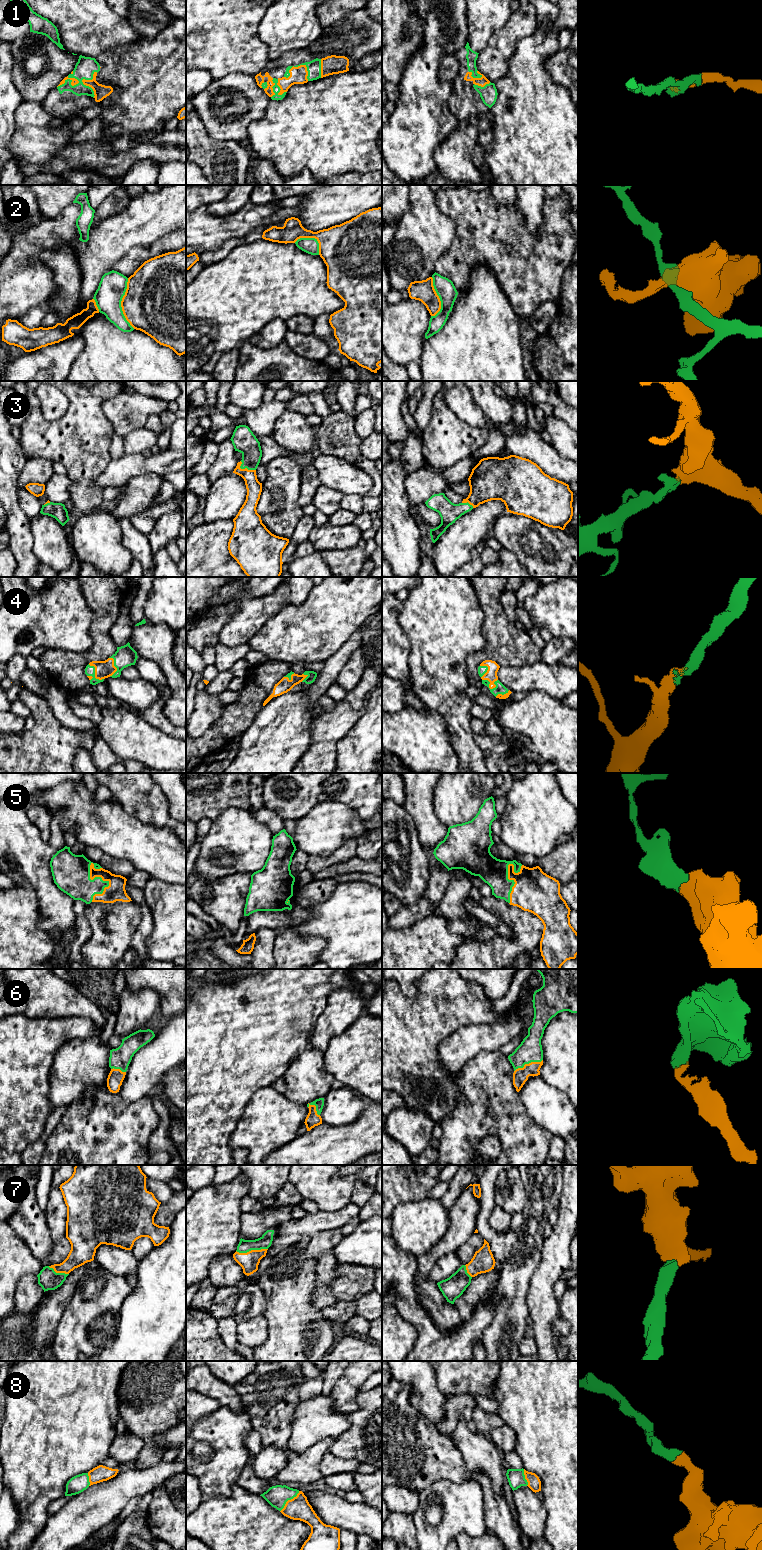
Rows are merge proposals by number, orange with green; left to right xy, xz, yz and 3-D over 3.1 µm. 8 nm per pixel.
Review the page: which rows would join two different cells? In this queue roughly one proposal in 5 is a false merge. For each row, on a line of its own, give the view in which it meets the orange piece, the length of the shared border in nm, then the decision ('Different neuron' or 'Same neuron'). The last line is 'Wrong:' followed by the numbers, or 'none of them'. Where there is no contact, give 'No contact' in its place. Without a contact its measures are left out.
1: Touches orange in xz. Shared border 170 nm. Same neuron
2: Touches orange in xy. Shared border 420 nm. Different neuron
3: Touches orange in xz. Shared border 150 nm. Same neuron
4: Touches orange in xy. Shared border 180 nm. Same neuron
5: Touches orange in xy. Shared border 320 nm. Same neuron
6: Touches orange in yz. Shared border 260 nm. Same neuron
7: Touches orange in xz. Shared border 260 nm. Same neuron
8: Touches orange in xz. Shared border 220 nm. Same neuron
Wrong: 2

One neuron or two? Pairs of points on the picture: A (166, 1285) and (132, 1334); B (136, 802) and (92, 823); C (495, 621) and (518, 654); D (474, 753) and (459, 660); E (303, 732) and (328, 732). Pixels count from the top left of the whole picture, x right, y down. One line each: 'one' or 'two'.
A: one
B: two
C: one
D: one
E: two

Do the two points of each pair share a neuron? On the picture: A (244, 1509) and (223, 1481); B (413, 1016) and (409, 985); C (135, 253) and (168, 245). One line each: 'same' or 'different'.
A: different
B: different
C: same

